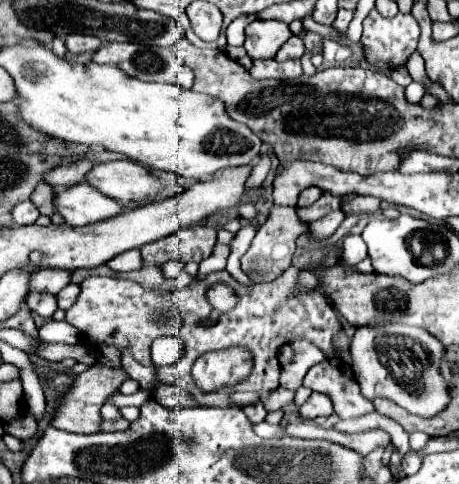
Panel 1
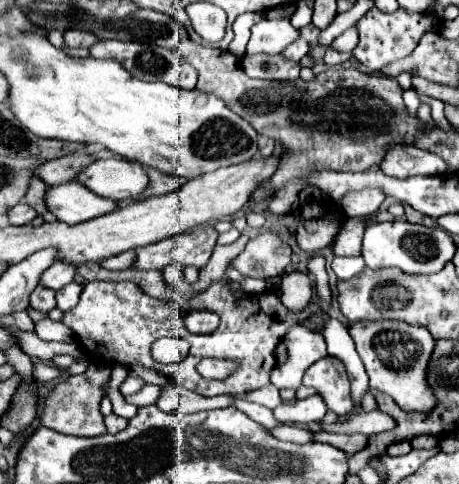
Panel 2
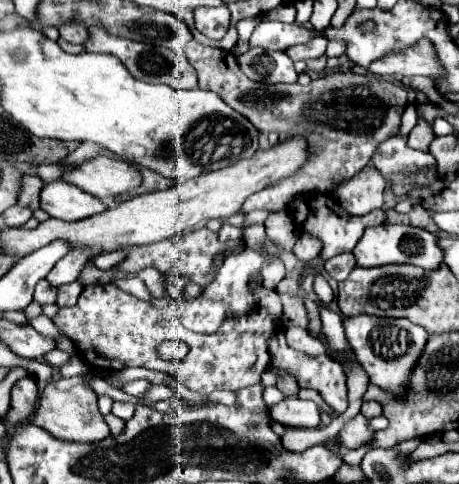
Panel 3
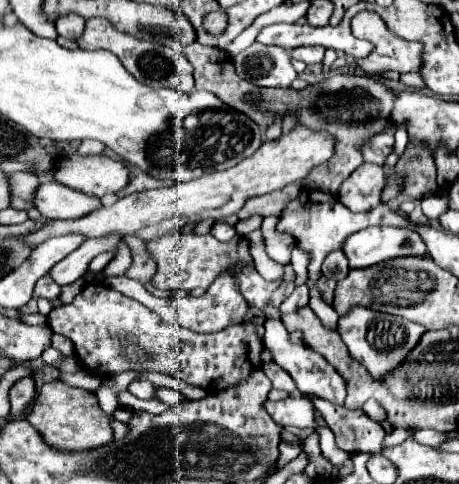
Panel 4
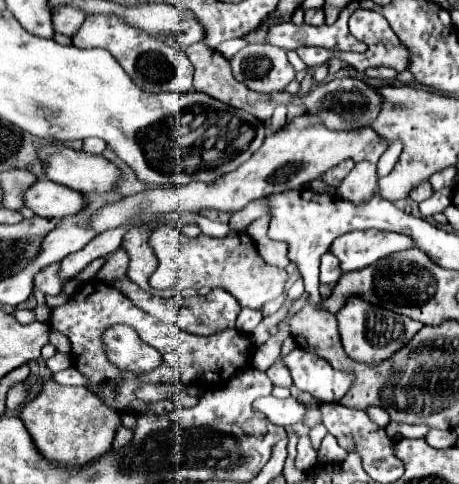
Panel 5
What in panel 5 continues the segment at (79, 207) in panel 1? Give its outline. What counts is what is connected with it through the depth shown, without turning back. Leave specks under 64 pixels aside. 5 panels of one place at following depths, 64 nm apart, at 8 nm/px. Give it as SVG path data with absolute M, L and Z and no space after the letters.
M38 180L24 192L24 206L44 218L64 218L84 208L84 196L68 186Z

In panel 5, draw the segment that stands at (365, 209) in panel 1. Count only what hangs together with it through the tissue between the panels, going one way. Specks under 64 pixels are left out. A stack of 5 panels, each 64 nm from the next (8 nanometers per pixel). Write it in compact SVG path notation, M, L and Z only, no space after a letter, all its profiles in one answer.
M362 160L358 162L352 172L342 180L338 186L338 196L344 196L346 200L352 200L354 204L368 200L376 192L376 164Z

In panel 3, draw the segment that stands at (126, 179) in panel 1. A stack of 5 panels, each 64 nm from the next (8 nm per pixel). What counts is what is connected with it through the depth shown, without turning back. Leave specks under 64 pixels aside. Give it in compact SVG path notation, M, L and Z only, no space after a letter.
M94 156L74 170L64 172L64 182L90 192L96 198L120 196L140 184L140 172L126 160L114 160L108 156Z

